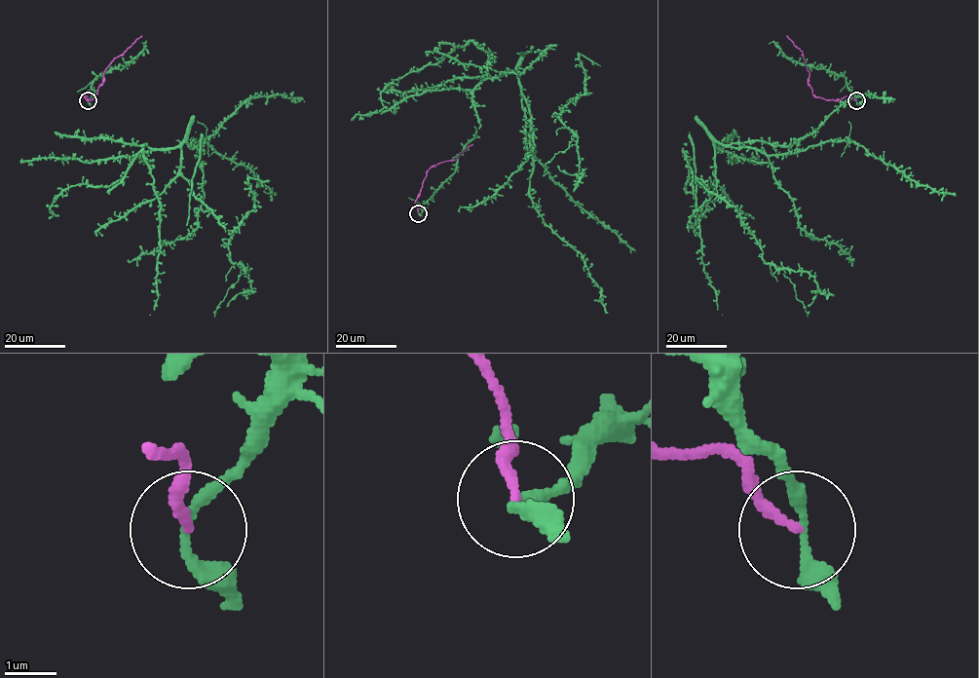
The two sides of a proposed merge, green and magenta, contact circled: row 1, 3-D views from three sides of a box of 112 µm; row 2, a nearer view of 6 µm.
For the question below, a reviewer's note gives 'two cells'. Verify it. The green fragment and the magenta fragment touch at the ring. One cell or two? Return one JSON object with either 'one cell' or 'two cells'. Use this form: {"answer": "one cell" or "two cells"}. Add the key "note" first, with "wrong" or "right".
{"note": "right", "answer": "two cells"}

